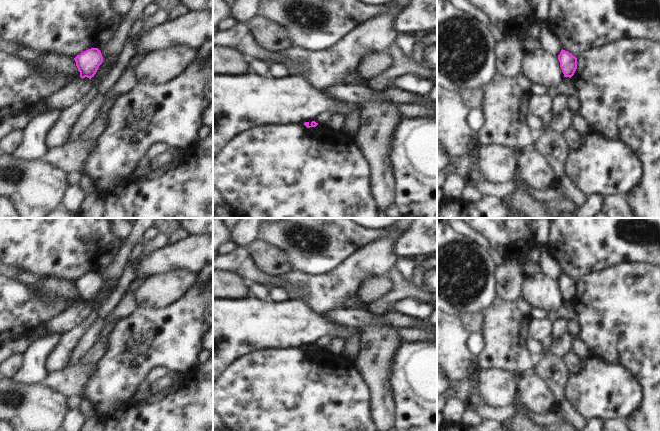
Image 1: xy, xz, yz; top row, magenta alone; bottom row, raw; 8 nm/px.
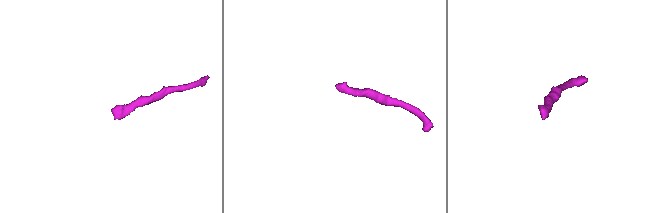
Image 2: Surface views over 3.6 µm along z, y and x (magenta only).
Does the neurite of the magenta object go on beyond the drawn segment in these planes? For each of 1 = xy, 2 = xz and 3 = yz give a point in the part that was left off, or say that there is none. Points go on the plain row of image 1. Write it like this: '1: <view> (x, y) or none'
1: none
2: none
3: none

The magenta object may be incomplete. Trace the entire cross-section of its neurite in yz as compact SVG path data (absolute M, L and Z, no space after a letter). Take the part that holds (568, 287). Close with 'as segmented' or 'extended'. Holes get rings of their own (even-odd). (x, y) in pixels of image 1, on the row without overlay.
M562 273L558 279L558 284L564 301L571 302L577 293L577 282L568 275Z; as segmented

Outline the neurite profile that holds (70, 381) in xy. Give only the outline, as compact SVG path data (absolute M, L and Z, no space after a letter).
M78 364L65 367L61 371L48 373L44 380L44 385L68 399L70 396L76 396L84 399L85 385L89 381L97 364Z

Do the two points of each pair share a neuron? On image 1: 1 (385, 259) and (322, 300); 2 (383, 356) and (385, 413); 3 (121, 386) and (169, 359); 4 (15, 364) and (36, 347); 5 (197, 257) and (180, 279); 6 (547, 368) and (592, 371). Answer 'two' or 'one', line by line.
1: one
2: one
3: one
4: two
5: two
6: two

